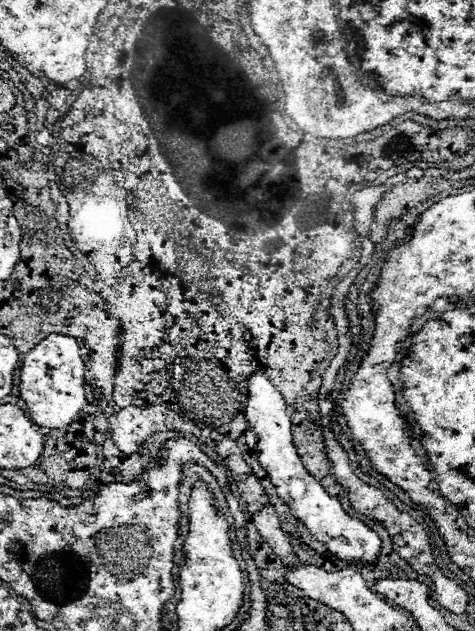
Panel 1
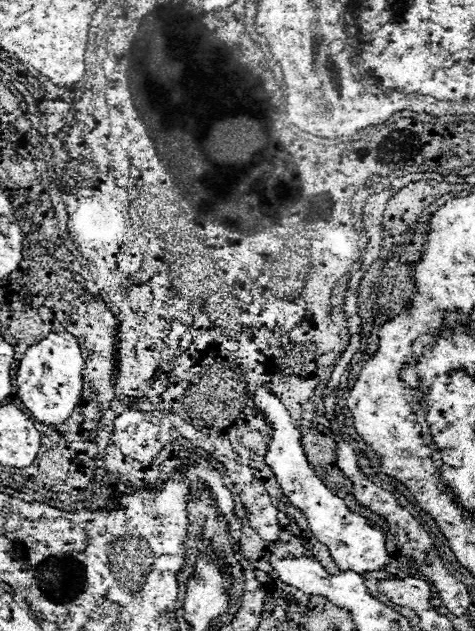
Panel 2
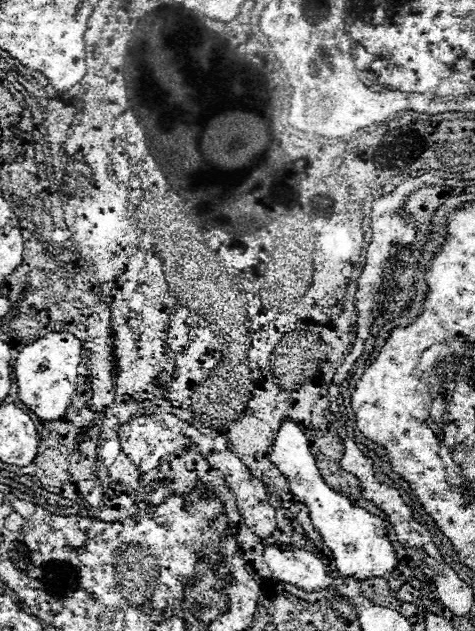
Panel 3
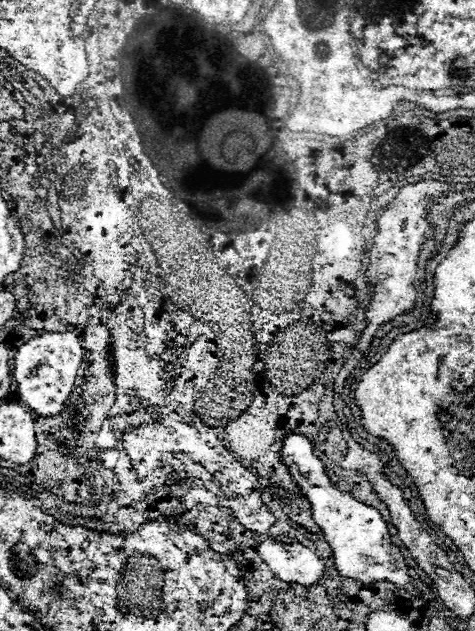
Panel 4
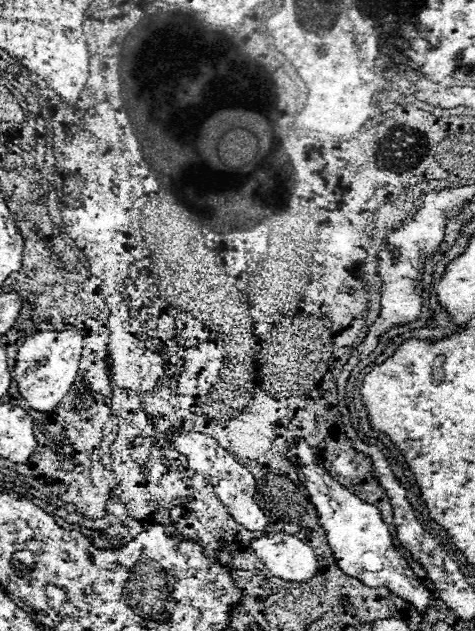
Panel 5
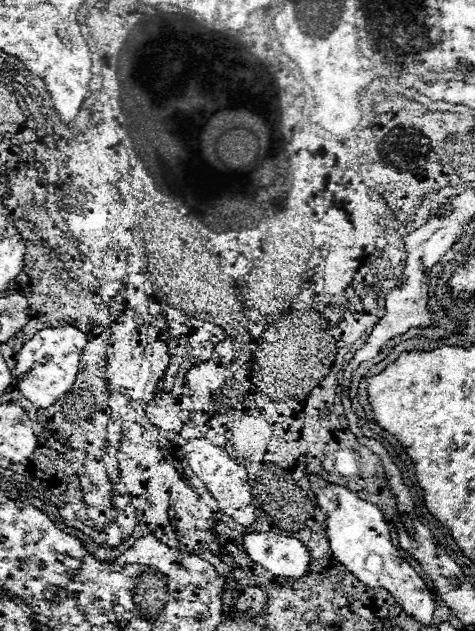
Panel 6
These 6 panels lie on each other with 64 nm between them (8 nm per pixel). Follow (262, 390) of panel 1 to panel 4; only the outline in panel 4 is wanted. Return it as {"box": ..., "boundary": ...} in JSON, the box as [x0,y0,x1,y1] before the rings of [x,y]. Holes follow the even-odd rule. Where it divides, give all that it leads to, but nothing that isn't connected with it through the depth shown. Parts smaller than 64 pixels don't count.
{"box":[280,432,418,594],"boundary":[[[288,432],[282,438],[280,460],[286,464],[290,476],[298,484],[300,492],[310,502],[312,520],[324,532],[324,538],[332,548],[334,566],[342,576],[360,580],[364,584],[372,584],[378,580],[390,580],[390,582],[398,584],[398,588],[404,588],[410,594],[418,592],[418,588],[414,586],[414,580],[408,576],[408,566],[400,554],[400,548],[396,548],[392,544],[392,538],[388,534],[388,524],[384,522],[380,512],[354,500],[348,492],[340,492],[330,482],[330,478],[326,476],[324,464],[314,456],[312,442],[306,436]]]}

